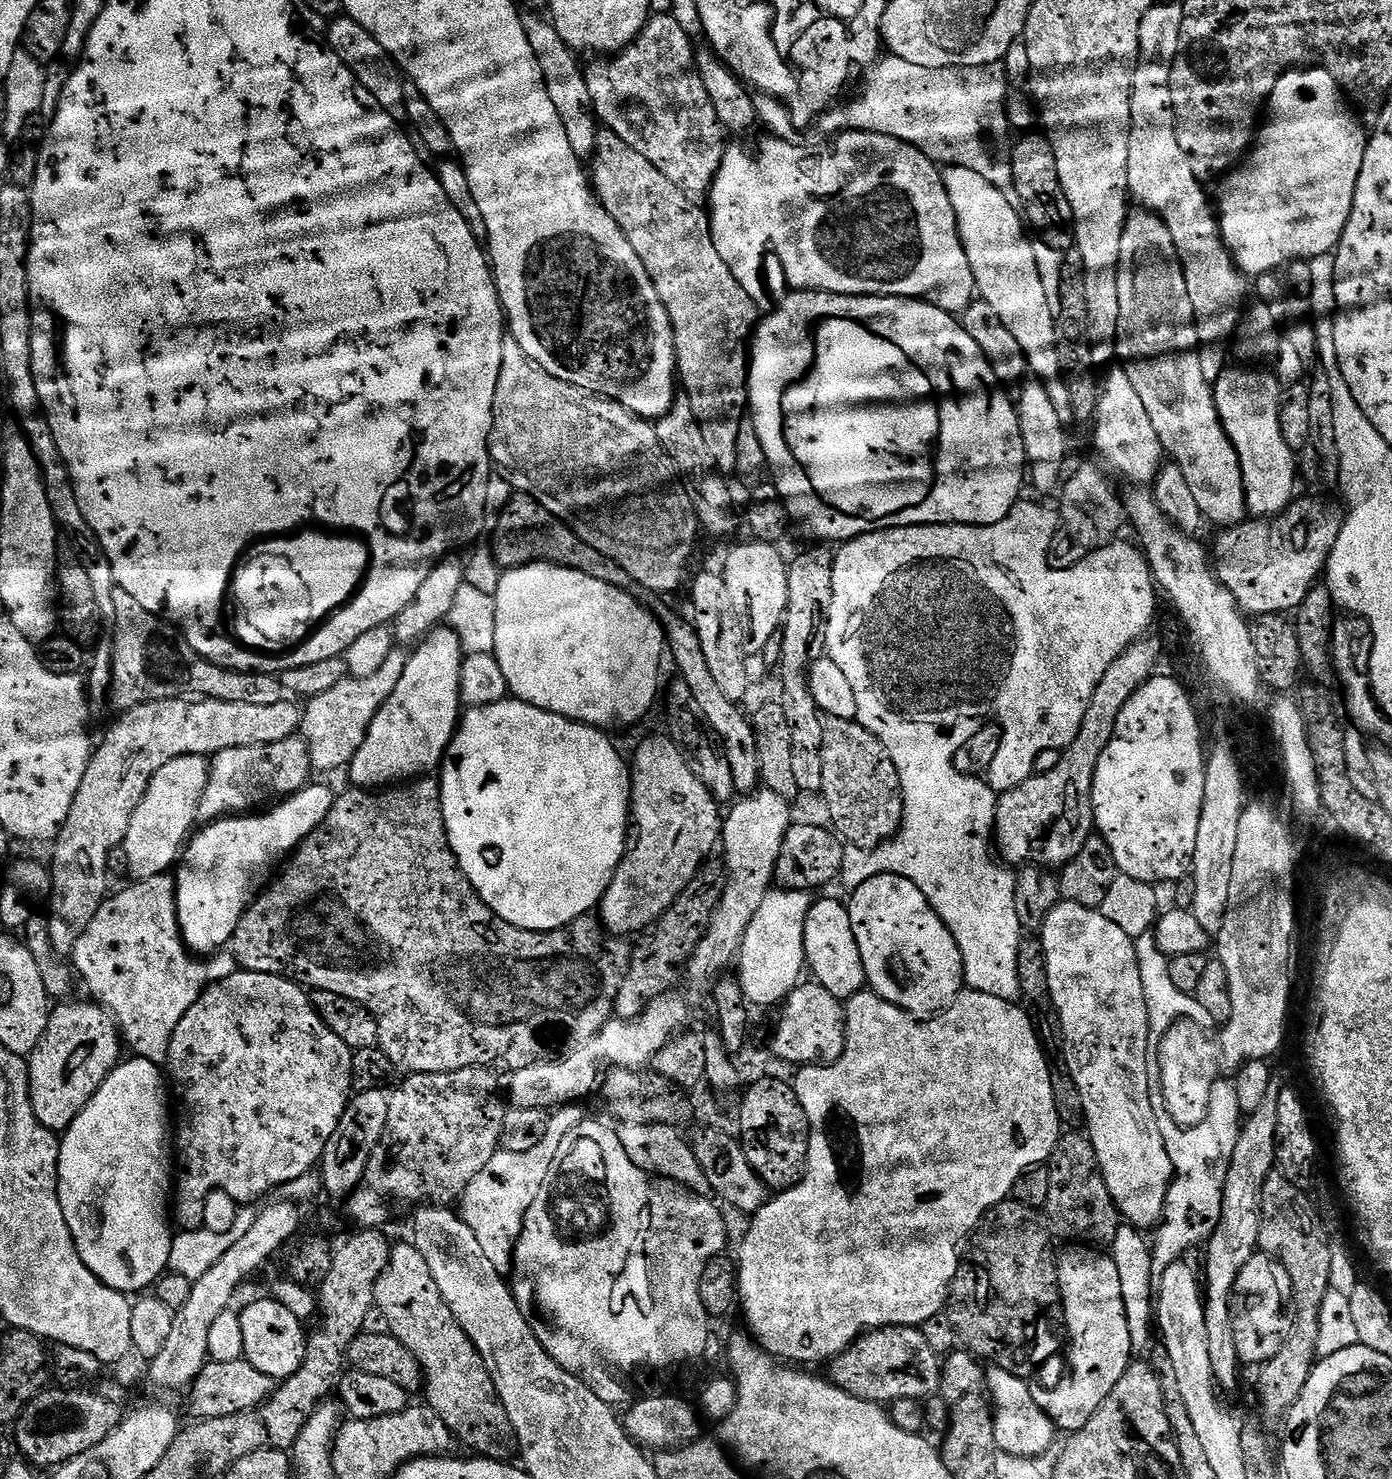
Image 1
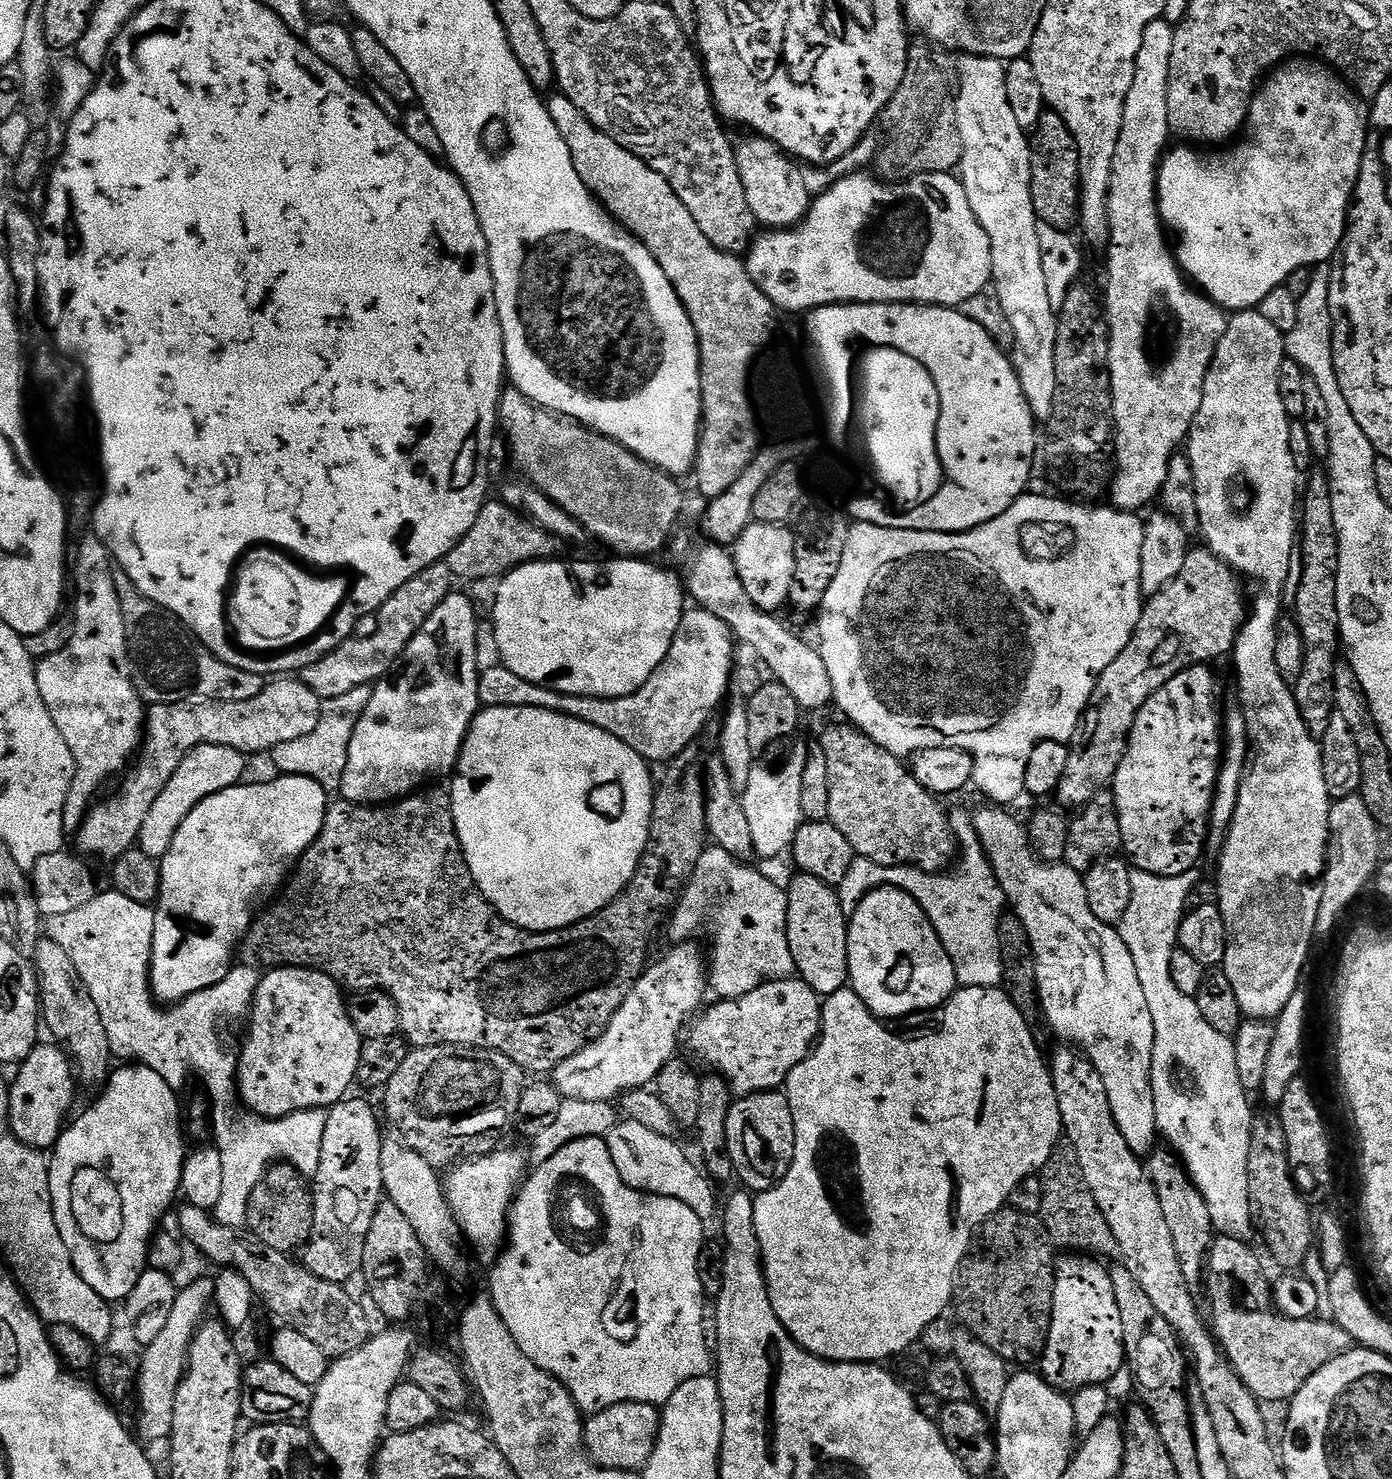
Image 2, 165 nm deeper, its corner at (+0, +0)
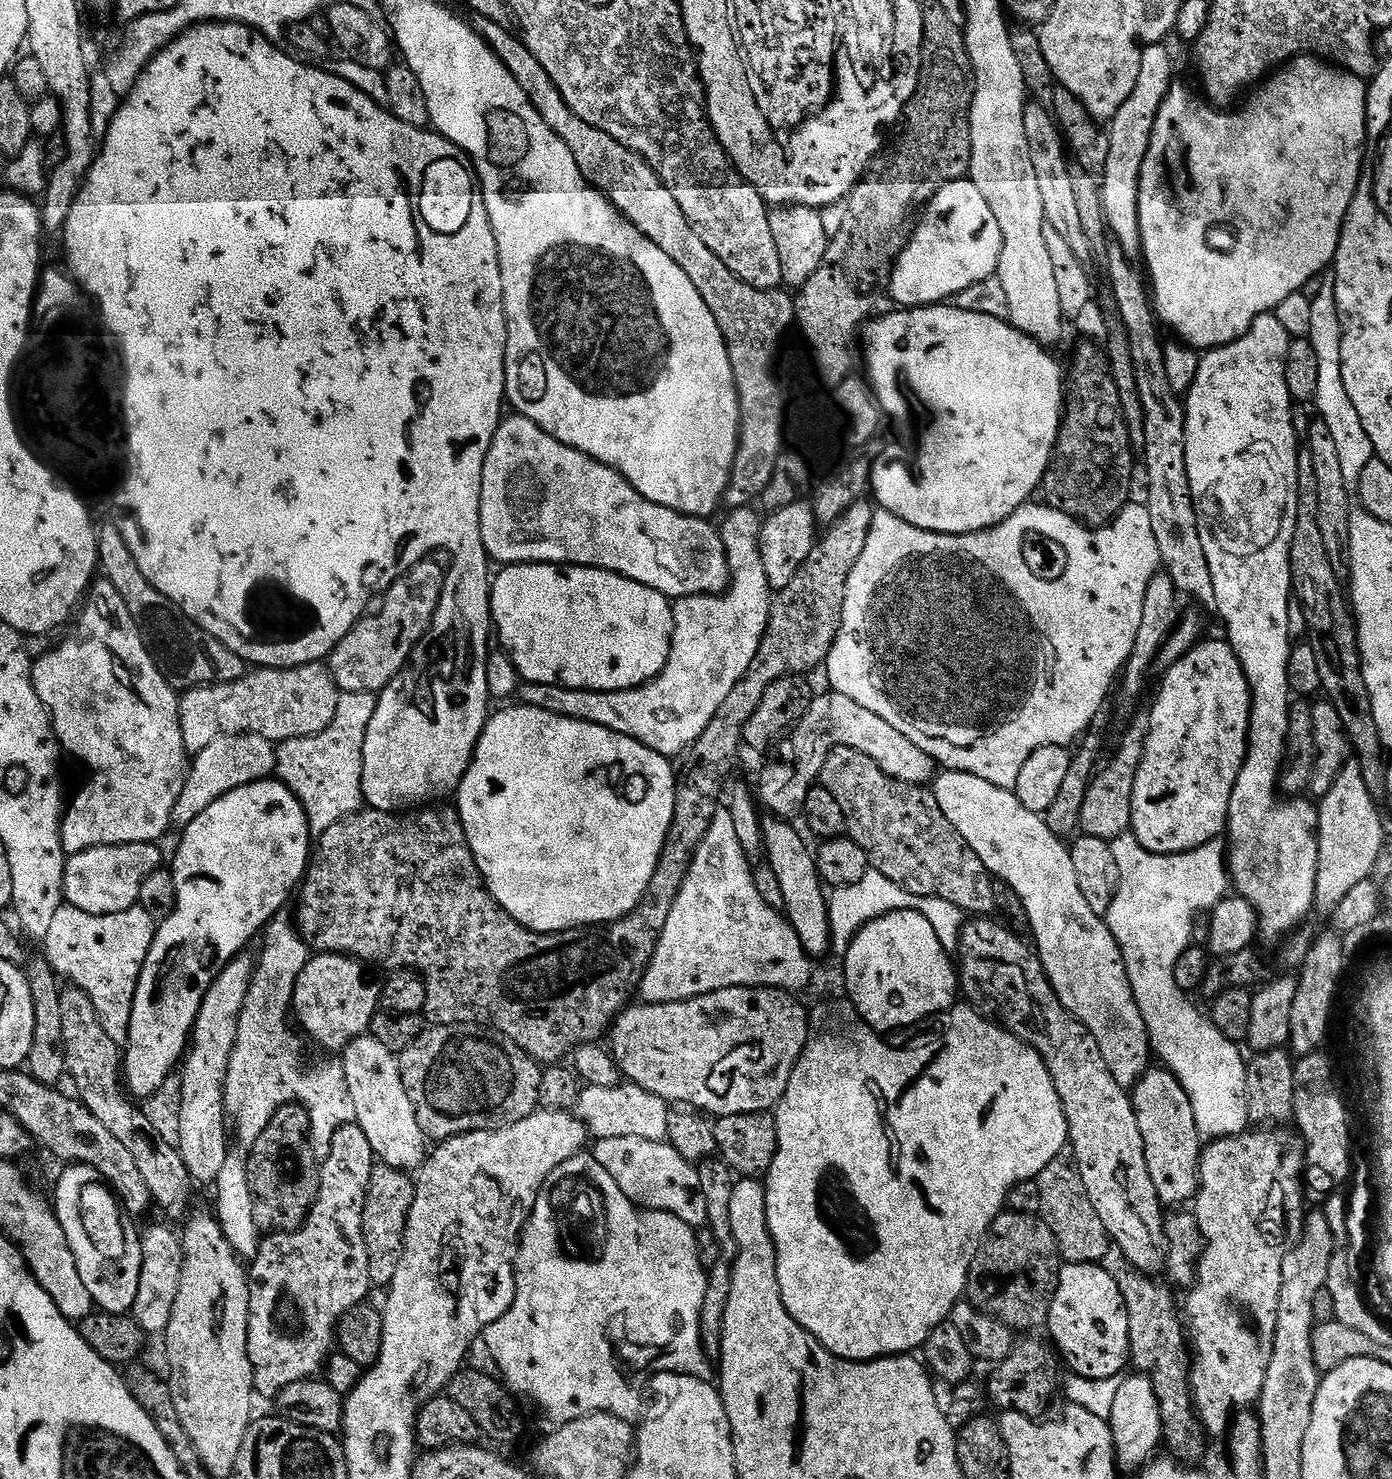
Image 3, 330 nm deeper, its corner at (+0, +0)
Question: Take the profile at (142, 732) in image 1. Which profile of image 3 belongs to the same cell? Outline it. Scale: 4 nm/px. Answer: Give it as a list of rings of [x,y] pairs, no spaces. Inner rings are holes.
[[[323,663],[300,668],[256,668],[232,684],[191,688],[179,697],[184,748],[195,754],[223,736],[261,736],[273,742],[313,736],[334,722],[340,694]]]

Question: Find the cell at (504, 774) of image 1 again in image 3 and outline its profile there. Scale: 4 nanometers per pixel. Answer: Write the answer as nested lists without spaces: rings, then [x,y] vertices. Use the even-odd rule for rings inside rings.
[[[512,706],[501,707],[504,708],[501,712],[493,711],[489,715],[476,743],[476,752],[472,756],[470,766],[454,796],[455,811],[462,822],[468,845],[476,859],[480,876],[484,879],[484,885],[488,887],[488,893],[523,928],[528,928],[531,932],[564,932],[567,928],[587,928],[622,919],[634,911],[640,905],[640,901],[649,895],[650,878],[654,878],[654,870],[660,861],[666,834],[672,825],[673,794],[678,779],[673,761],[642,746],[642,742],[634,742],[634,738],[626,738],[626,734],[606,730],[606,726],[594,726],[590,722],[562,718],[541,708],[508,707]]]

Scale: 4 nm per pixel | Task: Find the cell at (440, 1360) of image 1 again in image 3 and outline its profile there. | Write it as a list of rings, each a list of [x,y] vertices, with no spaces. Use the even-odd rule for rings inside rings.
[[[377,1163],[372,1169],[370,1182],[372,1184],[368,1188],[368,1197],[364,1203],[364,1245],[370,1262],[370,1278],[377,1285],[384,1286],[392,1279],[388,1252],[398,1254],[404,1245],[406,1218],[410,1214],[410,1206],[414,1206],[416,1185],[409,1173],[381,1163]]]

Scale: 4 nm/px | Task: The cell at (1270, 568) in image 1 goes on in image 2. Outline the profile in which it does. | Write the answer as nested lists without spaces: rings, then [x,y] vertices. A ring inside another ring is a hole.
[[[1193,547],[1189,551],[1178,578],[1174,578],[1174,582],[1170,582],[1158,594],[1147,599],[1138,618],[1138,626],[1130,642],[1126,642],[1126,650],[1122,650],[1122,654],[1118,654],[1118,658],[1114,658],[1114,662],[1110,662],[1110,666],[1102,670],[1100,681],[1094,686],[1094,694],[1090,694],[1088,709],[1080,719],[1076,735],[1070,741],[1066,774],[1058,789],[1061,800],[1059,803],[1065,809],[1083,808],[1099,792],[1105,791],[1111,785],[1126,754],[1130,730],[1134,730],[1134,718],[1138,718],[1138,710],[1146,706],[1153,694],[1162,690],[1162,686],[1166,686],[1170,678],[1182,674],[1187,668],[1199,664],[1208,666],[1213,663],[1211,660],[1220,660],[1223,656],[1225,659],[1236,645],[1236,636],[1246,619],[1246,600],[1244,604],[1244,592],[1240,589],[1241,577],[1227,564],[1223,564],[1213,552],[1209,552],[1207,547],[1199,547]]]

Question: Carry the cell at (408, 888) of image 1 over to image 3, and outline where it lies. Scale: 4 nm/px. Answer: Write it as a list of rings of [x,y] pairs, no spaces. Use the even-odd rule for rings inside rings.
[[[857,502],[852,504],[847,510],[827,529],[828,532],[819,537],[816,543],[812,546],[812,553],[806,558],[806,562],[794,574],[794,578],[790,578],[790,582],[786,587],[779,589],[771,597],[772,608],[768,612],[768,625],[764,631],[762,642],[758,646],[758,654],[754,654],[754,662],[750,662],[750,668],[746,670],[746,674],[740,681],[730,690],[730,694],[726,694],[726,700],[722,702],[722,706],[718,706],[718,712],[714,714],[714,718],[710,718],[710,724],[706,726],[706,730],[702,730],[702,734],[688,749],[686,755],[683,757],[684,765],[679,765],[678,779],[675,784],[675,792],[673,794],[673,808],[674,818],[664,842],[664,849],[660,855],[656,869],[654,870],[654,878],[650,878],[650,886],[648,891],[650,895],[640,901],[640,905],[635,908],[630,914],[626,914],[620,920],[613,920],[610,924],[602,924],[599,926],[589,926],[587,928],[567,928],[564,932],[531,932],[528,928],[523,928],[514,917],[511,916],[505,908],[501,908],[500,903],[495,900],[490,893],[488,887],[484,885],[484,879],[480,876],[480,871],[476,865],[474,854],[468,845],[468,839],[464,833],[464,827],[460,821],[459,815],[455,811],[449,812],[428,812],[432,810],[416,810],[411,814],[393,814],[391,812],[378,812],[375,810],[361,810],[355,812],[352,816],[346,817],[344,820],[334,822],[334,826],[330,826],[330,830],[319,833],[317,842],[310,852],[310,863],[308,870],[304,874],[303,881],[298,889],[298,899],[295,901],[294,907],[294,923],[300,937],[304,939],[305,944],[309,949],[315,950],[317,953],[322,952],[337,952],[339,956],[351,956],[352,959],[360,961],[365,966],[377,964],[380,968],[388,968],[387,970],[411,970],[417,973],[424,982],[425,1002],[423,1015],[429,1020],[432,1019],[433,1025],[439,1026],[442,1024],[458,1024],[461,1026],[484,1026],[480,1024],[489,1024],[492,1028],[497,1028],[499,1035],[507,1040],[509,1045],[515,1046],[520,1051],[525,1052],[526,1055],[531,1056],[533,1060],[539,1062],[544,1066],[552,1066],[560,1060],[567,1057],[575,1048],[580,1048],[583,1044],[595,1044],[601,1038],[600,1035],[607,1033],[611,1029],[617,1015],[629,1007],[630,1001],[637,995],[640,987],[640,981],[644,979],[644,971],[648,969],[648,964],[652,960],[654,950],[660,941],[662,930],[666,926],[666,918],[670,918],[670,910],[674,906],[674,898],[678,898],[678,890],[682,888],[682,882],[688,873],[688,867],[692,861],[692,855],[696,852],[696,847],[702,842],[702,838],[706,834],[706,830],[710,826],[710,822],[716,811],[718,810],[719,802],[722,800],[722,793],[725,791],[726,783],[724,779],[728,776],[728,771],[732,768],[732,763],[736,760],[736,755],[742,749],[742,741],[744,738],[744,727],[750,718],[750,714],[754,714],[754,710],[758,710],[758,702],[762,702],[762,694],[766,694],[766,690],[770,690],[770,686],[774,682],[778,682],[783,676],[799,676],[803,677],[804,672],[812,672],[816,667],[823,665],[828,659],[828,654],[832,649],[833,642],[836,641],[836,634],[840,629],[840,614],[842,612],[842,602],[844,601],[844,591],[846,590],[846,582],[850,570],[854,566],[854,562],[858,558],[858,554],[862,552],[862,546],[866,544],[866,538],[870,532],[870,522],[872,521],[872,513],[874,511],[871,503]]]

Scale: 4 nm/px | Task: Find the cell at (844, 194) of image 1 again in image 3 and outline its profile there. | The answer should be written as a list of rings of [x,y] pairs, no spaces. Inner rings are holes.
[[[970,178],[943,184],[932,195],[919,220],[920,229],[917,232],[915,229],[904,252],[896,259],[892,278],[886,285],[887,295],[892,295],[896,303],[893,305],[907,310],[943,304],[966,290],[966,286],[974,286],[974,282],[997,275],[1002,230],[986,198],[982,198],[978,186],[974,186]]]

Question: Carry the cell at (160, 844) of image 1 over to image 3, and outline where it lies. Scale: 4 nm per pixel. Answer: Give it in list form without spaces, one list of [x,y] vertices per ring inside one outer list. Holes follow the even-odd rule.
[[[223,736],[210,742],[206,750],[195,753],[187,769],[182,794],[178,794],[178,802],[174,806],[172,824],[182,830],[220,796],[230,794],[230,790],[238,790],[247,784],[267,780],[275,770],[276,749],[271,740],[261,736]]]

